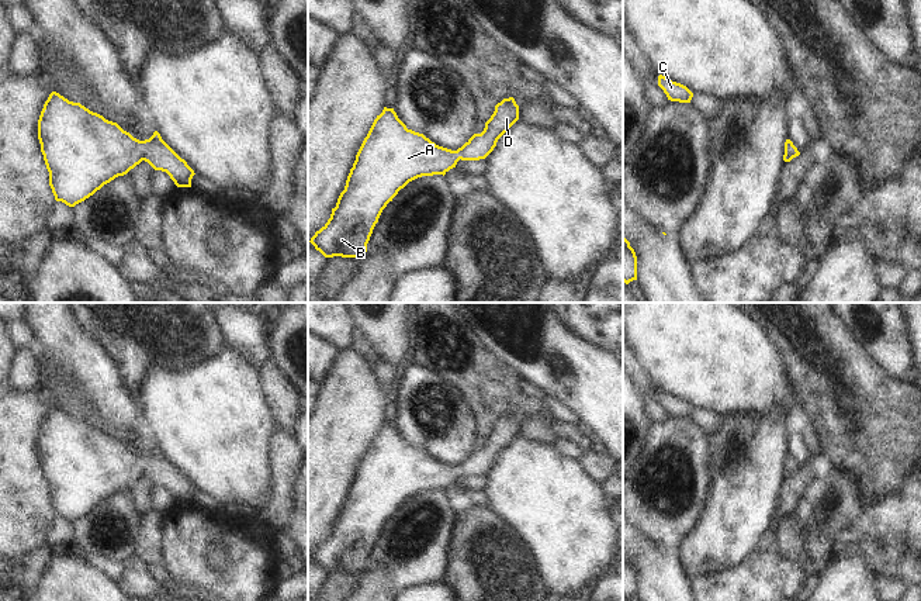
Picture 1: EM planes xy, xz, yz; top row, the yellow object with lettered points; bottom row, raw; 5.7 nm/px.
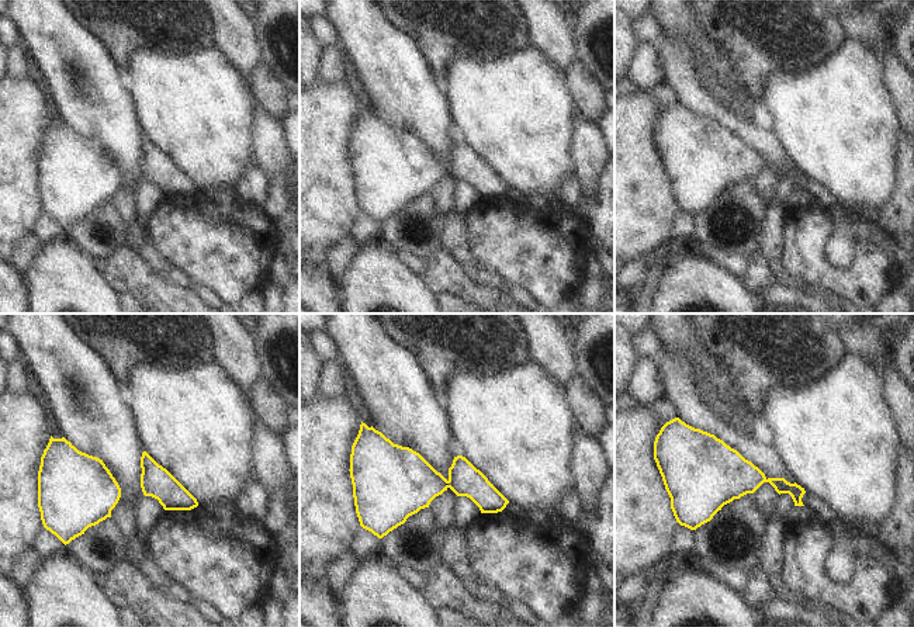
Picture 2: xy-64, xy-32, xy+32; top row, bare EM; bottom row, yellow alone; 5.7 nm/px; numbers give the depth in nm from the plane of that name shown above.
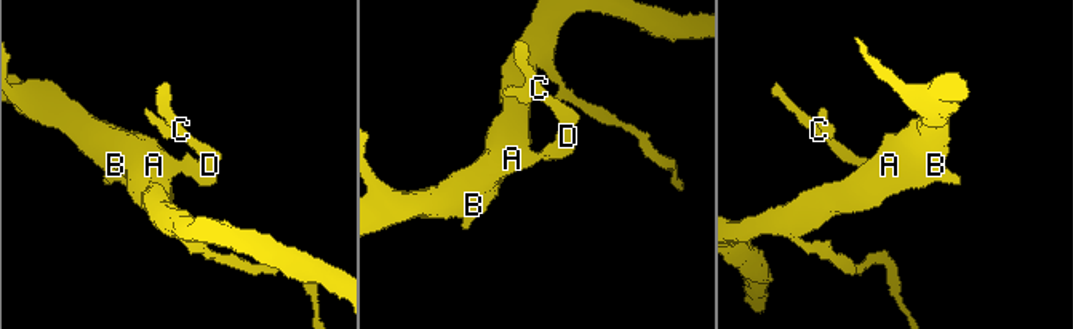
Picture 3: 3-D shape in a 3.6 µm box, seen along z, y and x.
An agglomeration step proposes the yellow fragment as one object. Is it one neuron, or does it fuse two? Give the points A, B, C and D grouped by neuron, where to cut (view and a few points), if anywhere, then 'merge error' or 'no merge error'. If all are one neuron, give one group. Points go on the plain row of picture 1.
groups A B C D; cut none; no merge error

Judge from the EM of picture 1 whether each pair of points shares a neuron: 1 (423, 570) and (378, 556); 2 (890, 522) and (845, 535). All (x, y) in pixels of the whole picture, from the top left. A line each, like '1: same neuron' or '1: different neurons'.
1: same neuron
2: same neuron

